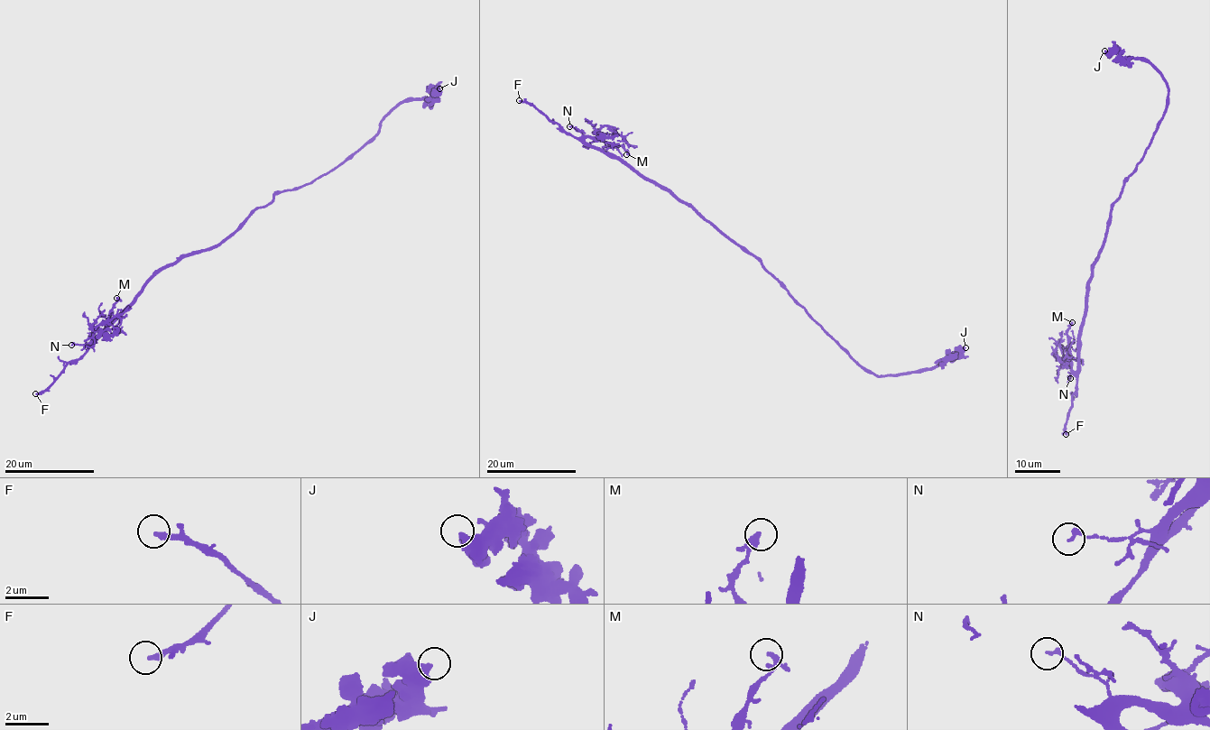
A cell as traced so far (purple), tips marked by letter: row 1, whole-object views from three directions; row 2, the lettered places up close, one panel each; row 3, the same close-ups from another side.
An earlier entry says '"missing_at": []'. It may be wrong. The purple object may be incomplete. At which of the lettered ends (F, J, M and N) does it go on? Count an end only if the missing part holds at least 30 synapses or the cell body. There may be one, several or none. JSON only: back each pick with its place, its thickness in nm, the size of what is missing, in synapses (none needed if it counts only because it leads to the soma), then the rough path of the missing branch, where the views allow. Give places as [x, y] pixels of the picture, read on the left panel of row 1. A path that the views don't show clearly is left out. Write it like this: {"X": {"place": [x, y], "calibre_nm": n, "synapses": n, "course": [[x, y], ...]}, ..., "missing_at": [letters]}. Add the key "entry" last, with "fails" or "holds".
{"F": {"place": [35, 393], "calibre_nm": 240}, "missing_at": ["F"], "entry": "fails"}

